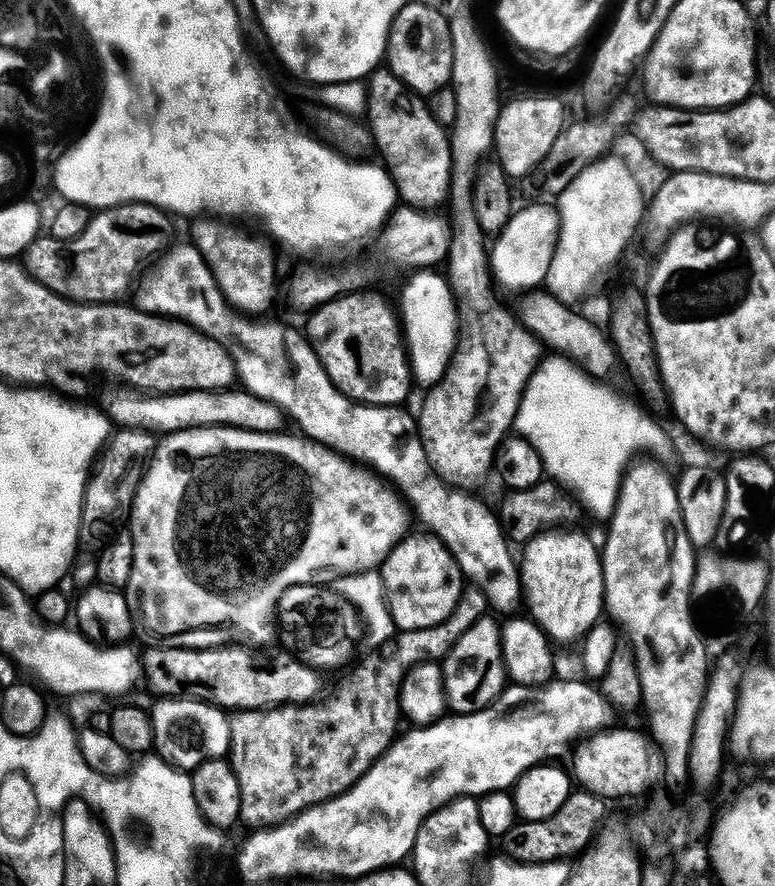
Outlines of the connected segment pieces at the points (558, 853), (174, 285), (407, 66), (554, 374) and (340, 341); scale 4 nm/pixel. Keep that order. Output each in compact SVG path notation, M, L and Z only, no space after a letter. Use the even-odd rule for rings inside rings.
M583 790L573 791L572 796L554 816L546 822L520 822L503 837L503 850L517 864L544 864L571 861L592 847L605 823L605 801Z
M185 242L185 244L178 245L177 248L169 247L139 277L134 288L134 296L135 292L134 304L141 312L146 312L150 316L178 320L182 324L189 324L203 336L218 338L241 369L249 368L256 375L256 381L250 385L252 395L257 396L260 400L268 400L270 403L276 404L285 413L292 413L297 395L294 394L291 375L284 363L283 353L271 350L260 356L255 351L246 349L239 342L239 338L234 336L230 322L232 318L229 315L232 308L228 299L222 294L210 266L204 261L195 244Z
M427 6L405 8L393 26L392 36L388 40L386 64L390 72L400 80L405 89L413 88L413 93L424 98L435 97L453 83L455 56L452 26L438 13L440 12Z
M559 354L551 358L541 363L528 383L524 398L520 401L520 413L516 415L515 431L534 445L544 463L545 473L555 483L571 490L587 515L589 512L604 522L611 521L626 481L620 468L629 471L633 463L632 448L645 448L646 451L649 448L670 448L670 440L664 437L663 430L638 405L631 404L614 389L599 384L596 381L599 379L589 375L579 363Z
M356 290L323 305L311 317L313 320L308 324L306 336L325 367L326 374L341 394L358 404L399 408L408 404L408 395L412 392L412 384L414 386L409 349L402 335L402 320L395 307L392 309L382 297L368 291Z

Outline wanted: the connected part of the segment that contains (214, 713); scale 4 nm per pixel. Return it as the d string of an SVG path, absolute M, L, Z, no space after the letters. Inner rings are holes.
M164 698L156 709L151 709L154 752L165 760L171 768L179 768L185 774L193 774L208 761L223 761L232 747L232 725L225 709L208 703L203 698Z

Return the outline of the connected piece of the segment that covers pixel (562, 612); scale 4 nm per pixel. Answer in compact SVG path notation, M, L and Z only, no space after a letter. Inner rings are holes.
M553 530L535 536L523 549L524 562L519 565L526 608L553 641L587 637L587 632L606 612L601 549L590 537L568 531L572 530Z

